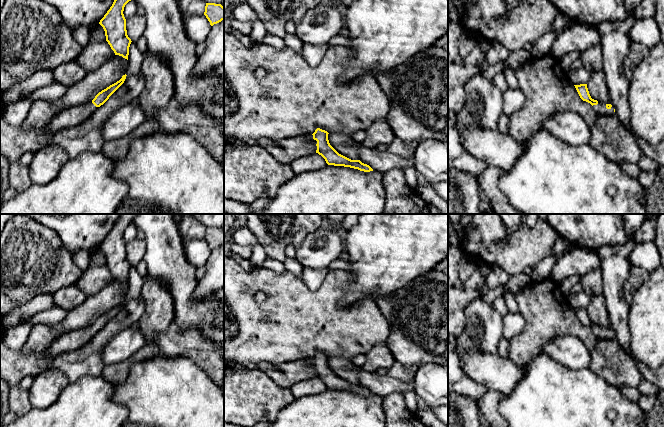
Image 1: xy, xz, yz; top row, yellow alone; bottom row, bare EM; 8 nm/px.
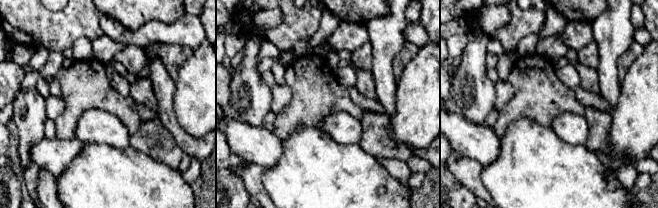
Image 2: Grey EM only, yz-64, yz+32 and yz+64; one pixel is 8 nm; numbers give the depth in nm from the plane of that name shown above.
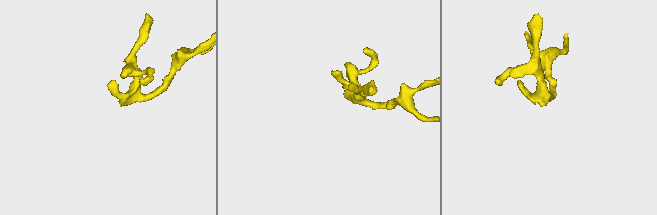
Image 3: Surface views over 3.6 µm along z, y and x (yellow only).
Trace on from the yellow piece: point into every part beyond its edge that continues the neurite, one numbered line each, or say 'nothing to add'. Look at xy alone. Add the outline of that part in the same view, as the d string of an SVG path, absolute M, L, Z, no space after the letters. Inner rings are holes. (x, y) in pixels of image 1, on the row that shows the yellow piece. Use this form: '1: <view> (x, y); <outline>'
1: xy (74, 116); M90 102L61 111L55 115L50 123L44 128L50 133L55 133L61 129L78 126L80 123L91 117L97 108L98 107Z

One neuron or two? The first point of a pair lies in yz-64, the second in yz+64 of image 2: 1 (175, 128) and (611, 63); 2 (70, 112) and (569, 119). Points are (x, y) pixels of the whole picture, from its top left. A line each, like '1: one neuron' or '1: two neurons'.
1: one neuron
2: two neurons

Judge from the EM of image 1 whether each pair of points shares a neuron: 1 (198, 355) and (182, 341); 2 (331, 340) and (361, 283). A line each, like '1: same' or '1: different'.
1: same
2: different

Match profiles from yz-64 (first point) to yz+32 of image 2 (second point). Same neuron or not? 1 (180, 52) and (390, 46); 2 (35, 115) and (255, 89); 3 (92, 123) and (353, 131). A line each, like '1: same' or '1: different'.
1: different
2: same
3: same

